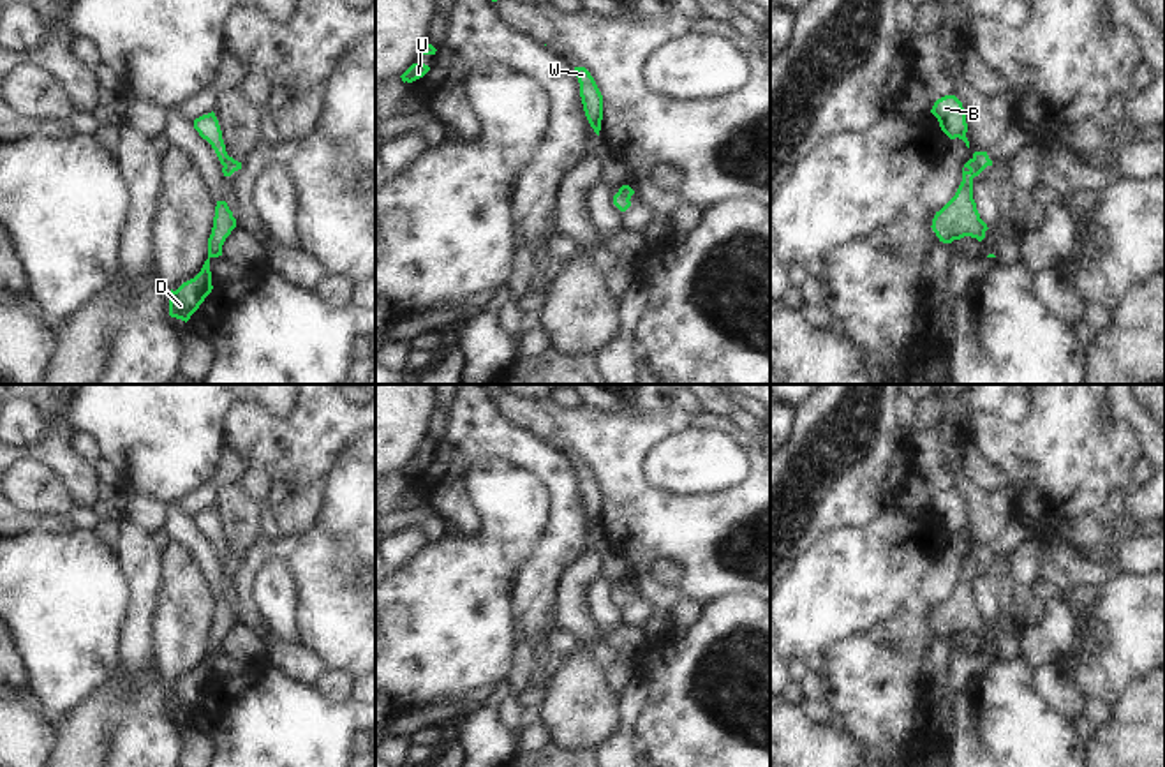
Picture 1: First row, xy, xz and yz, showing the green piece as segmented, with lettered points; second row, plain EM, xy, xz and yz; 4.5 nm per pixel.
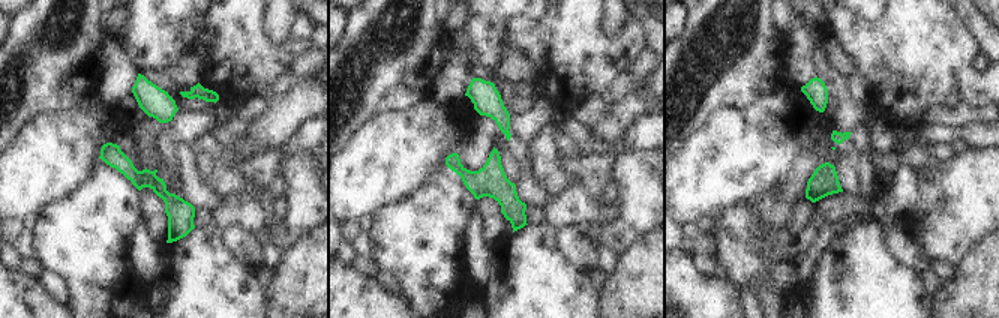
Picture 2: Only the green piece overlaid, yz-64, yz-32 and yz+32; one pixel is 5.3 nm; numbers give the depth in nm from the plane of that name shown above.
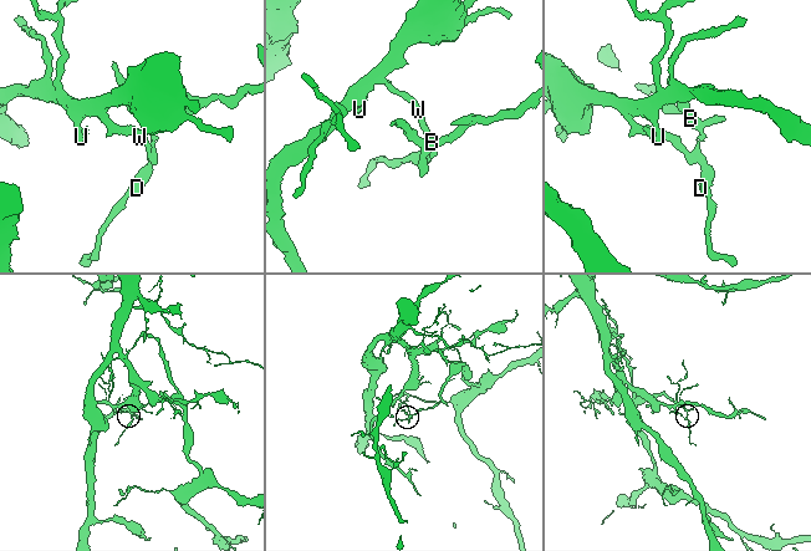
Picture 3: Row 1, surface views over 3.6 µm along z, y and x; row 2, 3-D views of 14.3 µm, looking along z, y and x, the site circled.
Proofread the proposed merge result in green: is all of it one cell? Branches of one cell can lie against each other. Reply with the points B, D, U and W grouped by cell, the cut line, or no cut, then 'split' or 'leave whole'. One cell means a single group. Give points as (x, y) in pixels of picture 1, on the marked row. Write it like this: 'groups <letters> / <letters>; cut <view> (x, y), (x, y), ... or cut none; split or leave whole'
groups B / D U W; cut yz (973, 157), (980, 171); split

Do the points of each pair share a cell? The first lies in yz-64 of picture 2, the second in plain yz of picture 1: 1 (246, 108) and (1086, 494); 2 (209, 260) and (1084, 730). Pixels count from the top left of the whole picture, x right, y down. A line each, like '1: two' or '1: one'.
1: two
2: two

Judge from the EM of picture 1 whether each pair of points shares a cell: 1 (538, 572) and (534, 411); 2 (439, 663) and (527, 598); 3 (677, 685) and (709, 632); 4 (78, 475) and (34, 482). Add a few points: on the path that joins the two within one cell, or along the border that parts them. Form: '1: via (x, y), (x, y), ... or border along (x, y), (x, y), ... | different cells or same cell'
1: border along (499, 411), (543, 439) | different cells
2: border along (524, 566), (517, 577), (517, 621) | different cells
3: via (688, 672), (704, 644) | same cell
4: border along (27, 457), (44, 461), (64, 480), (78, 510) | different cells

